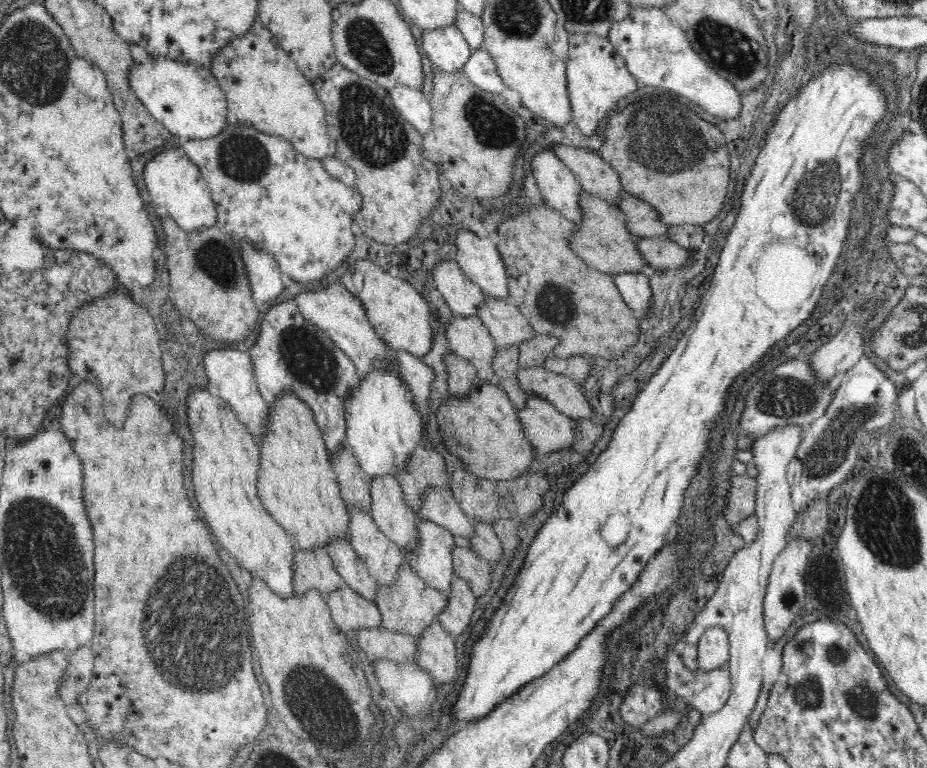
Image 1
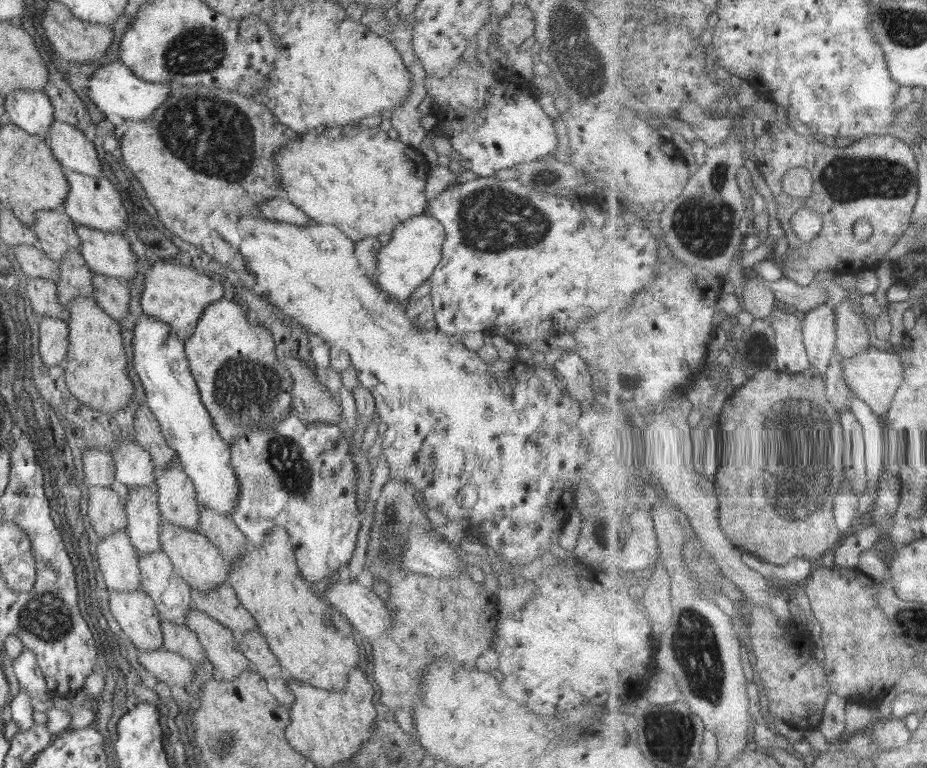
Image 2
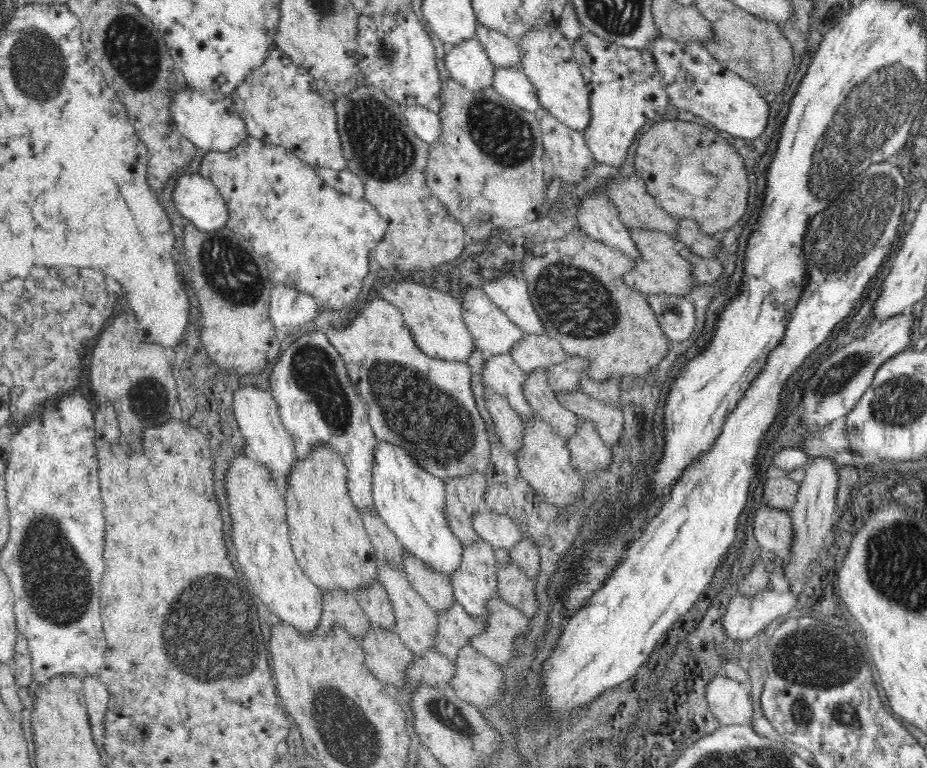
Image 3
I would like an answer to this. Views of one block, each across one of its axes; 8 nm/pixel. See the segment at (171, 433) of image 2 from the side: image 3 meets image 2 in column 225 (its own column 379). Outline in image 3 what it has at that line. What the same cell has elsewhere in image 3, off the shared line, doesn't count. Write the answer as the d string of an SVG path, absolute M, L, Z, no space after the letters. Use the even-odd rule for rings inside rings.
M378 442L372 467L374 510L398 537L405 551L422 559L446 577L460 566L463 543L450 530L445 517L444 480L424 470L406 450L390 442Z

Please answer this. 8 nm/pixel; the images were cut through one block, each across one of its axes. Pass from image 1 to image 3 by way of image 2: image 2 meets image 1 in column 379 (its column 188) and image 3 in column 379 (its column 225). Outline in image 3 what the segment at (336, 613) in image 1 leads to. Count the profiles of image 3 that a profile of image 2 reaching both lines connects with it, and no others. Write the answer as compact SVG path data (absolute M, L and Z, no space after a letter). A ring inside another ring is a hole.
M371 624L358 641L370 672L393 690L401 688L404 670L414 661L414 654L406 648L397 633Z

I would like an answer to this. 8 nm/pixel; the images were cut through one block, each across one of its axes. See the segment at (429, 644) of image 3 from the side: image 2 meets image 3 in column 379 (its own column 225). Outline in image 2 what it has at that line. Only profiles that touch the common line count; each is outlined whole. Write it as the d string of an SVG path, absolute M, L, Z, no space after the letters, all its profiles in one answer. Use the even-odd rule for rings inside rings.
M161 519L160 544L162 544L161 550L169 556L177 574L188 583L188 586L200 591L210 591L214 587L220 587L220 583L227 582L230 572L223 554L200 530L184 529L180 525Z

